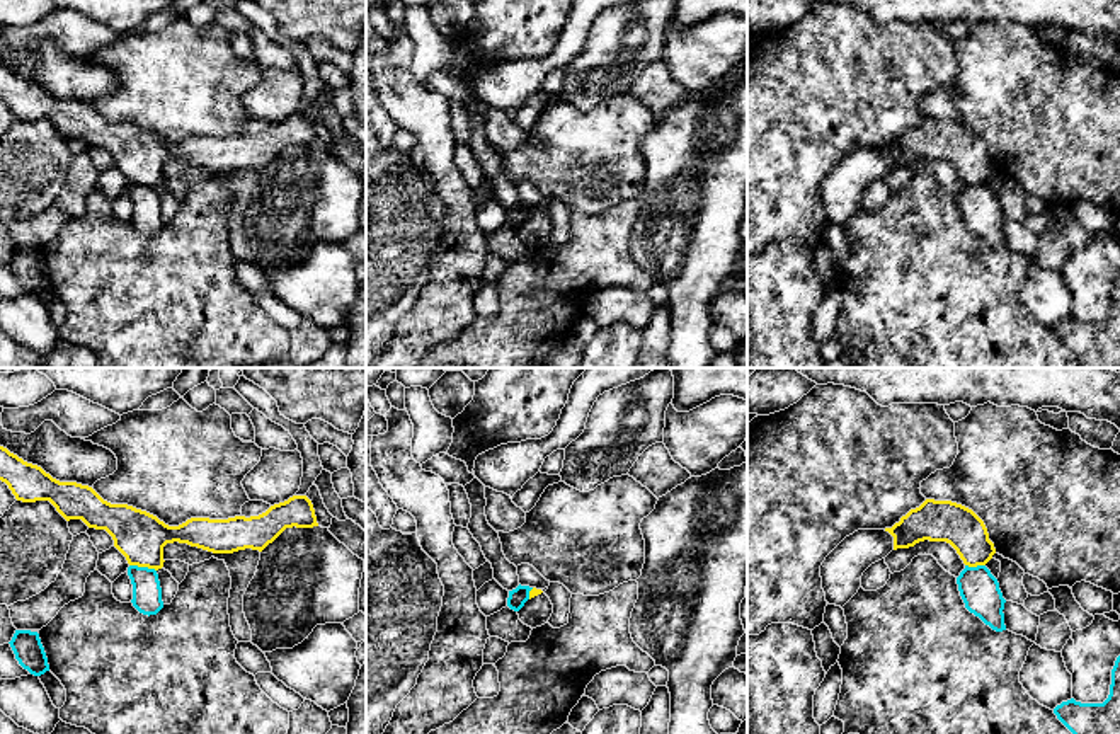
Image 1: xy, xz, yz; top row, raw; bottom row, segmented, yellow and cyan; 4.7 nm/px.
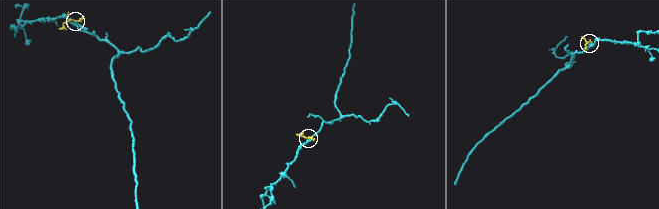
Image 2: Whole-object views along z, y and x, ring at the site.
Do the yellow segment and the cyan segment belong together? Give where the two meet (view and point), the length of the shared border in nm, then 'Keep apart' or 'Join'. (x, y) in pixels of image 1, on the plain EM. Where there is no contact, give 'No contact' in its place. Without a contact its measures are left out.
Touches yellow at xy (143, 184). Shared border 130 nm. Keep apart

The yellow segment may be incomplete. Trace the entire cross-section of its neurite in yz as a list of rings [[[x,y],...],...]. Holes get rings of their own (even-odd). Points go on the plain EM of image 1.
[[[926,118],[885,150],[894,155],[894,169],[924,158],[946,160],[969,186],[986,184],[996,172],[984,140],[972,128],[951,119]]]

